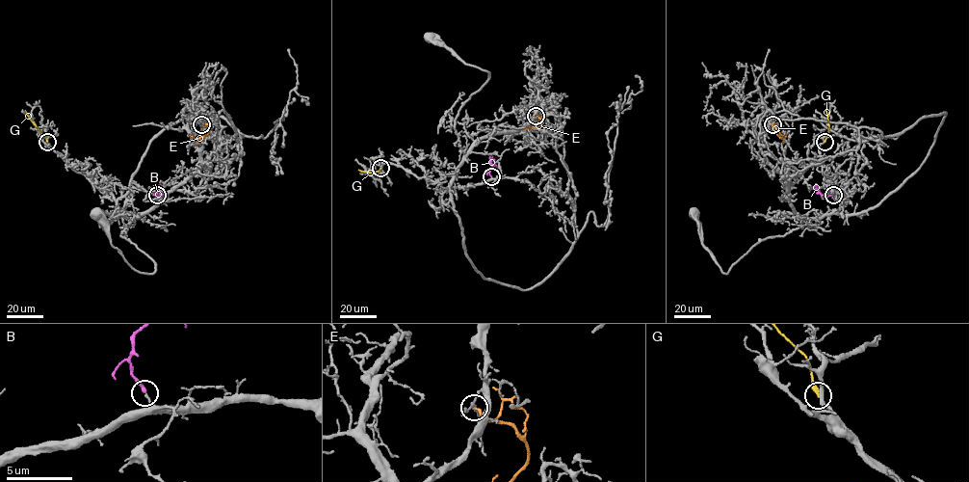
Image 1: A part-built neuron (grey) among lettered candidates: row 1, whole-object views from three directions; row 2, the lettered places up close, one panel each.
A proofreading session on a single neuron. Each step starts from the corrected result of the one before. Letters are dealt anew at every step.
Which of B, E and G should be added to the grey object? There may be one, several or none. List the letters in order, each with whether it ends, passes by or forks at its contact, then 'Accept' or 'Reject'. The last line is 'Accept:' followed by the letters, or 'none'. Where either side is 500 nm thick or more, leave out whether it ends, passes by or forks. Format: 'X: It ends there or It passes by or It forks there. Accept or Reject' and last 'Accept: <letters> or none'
B: It ends there. Accept
E: It ends there. Reject
G: It ends there. Reject
Accept: B

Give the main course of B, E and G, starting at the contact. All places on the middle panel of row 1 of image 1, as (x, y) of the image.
B: (491, 176), (490, 162), (494, 159)
E: (536, 116), (542, 122), (523, 129)
G: (380, 168), (371, 173), (358, 170)

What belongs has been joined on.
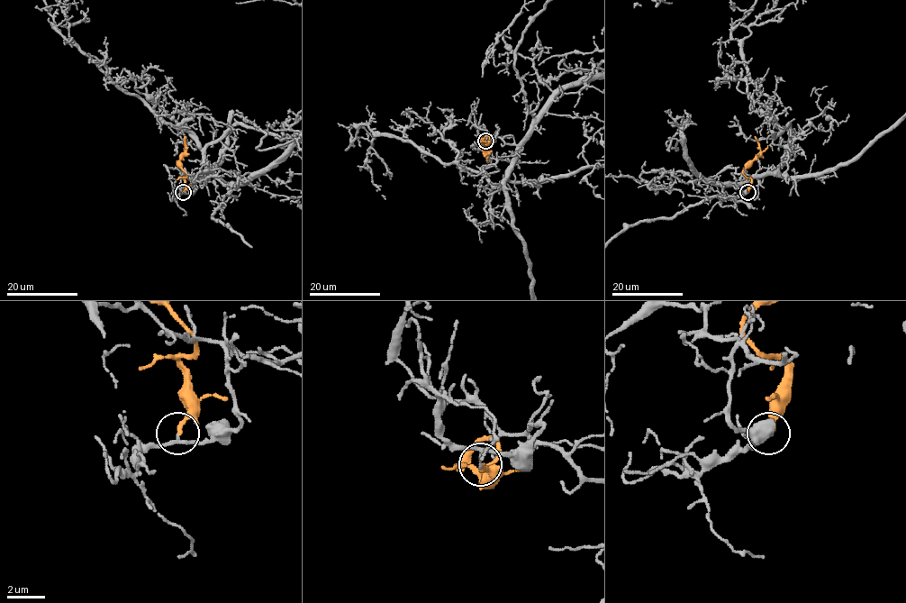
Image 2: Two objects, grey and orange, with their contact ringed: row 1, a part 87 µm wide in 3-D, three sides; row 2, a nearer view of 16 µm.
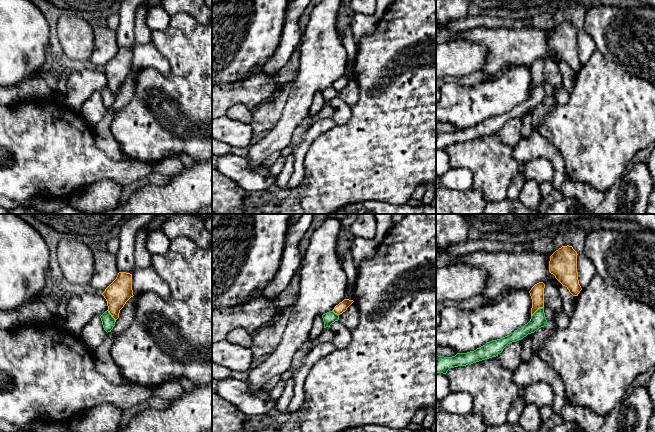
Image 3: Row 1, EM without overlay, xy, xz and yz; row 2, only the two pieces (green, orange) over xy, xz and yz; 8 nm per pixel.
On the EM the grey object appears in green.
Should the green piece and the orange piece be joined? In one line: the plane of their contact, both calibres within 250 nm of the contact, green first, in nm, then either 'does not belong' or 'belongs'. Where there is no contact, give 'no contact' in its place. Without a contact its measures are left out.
yz | 120/110 nm | does not belong

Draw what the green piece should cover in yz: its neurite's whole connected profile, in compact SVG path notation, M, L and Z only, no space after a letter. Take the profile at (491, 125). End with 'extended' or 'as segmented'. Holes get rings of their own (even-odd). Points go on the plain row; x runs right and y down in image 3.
M544 83L539 84L532 92L530 97L518 104L510 111L503 114L492 116L474 127L467 129L457 129L452 133L436 131L436 150L446 150L450 144L466 142L485 135L498 132L503 125L510 119L519 117L528 110L534 109L539 104L550 101L545 93Z; as segmented

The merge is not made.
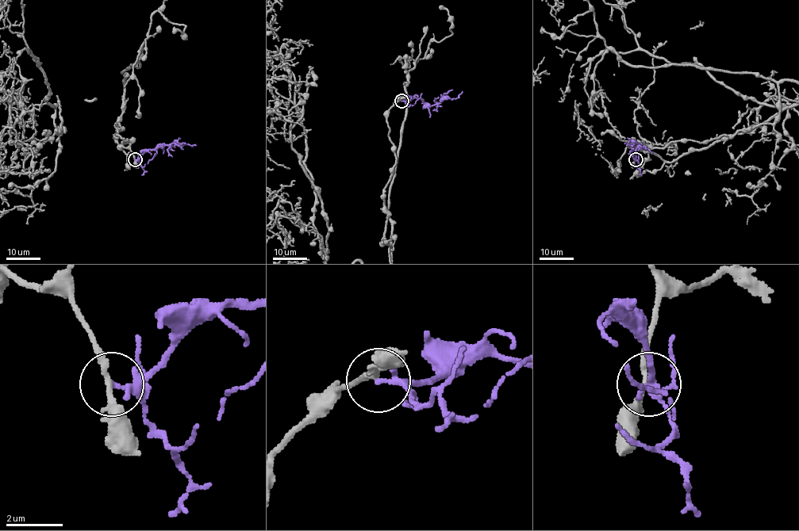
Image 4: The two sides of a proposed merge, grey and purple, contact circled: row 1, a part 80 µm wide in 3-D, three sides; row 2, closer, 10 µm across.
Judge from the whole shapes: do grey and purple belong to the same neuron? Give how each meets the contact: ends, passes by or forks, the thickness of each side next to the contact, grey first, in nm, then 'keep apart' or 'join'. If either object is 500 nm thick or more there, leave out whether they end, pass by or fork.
grey passes by; purple passes by; calibres 200 and 160 nm; keep apart

